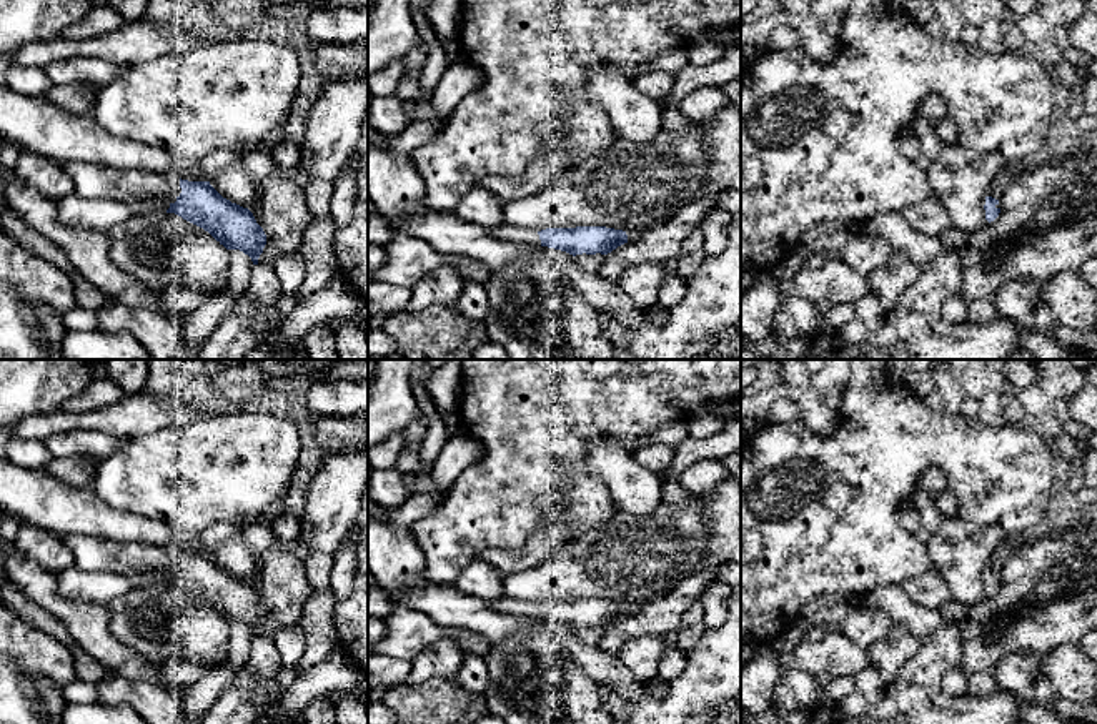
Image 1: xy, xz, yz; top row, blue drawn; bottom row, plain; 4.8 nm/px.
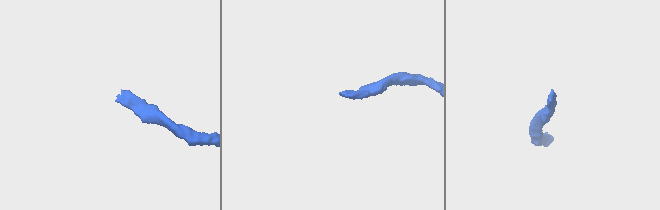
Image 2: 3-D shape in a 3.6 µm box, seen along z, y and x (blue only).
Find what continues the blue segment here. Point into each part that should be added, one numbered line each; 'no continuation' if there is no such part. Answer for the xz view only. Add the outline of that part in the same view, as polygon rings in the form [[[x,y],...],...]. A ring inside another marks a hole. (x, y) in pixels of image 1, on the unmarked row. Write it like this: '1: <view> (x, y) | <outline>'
1: xz (510, 606) | [[[503,596],[486,604],[491,611],[499,614],[518,616],[523,619],[541,619],[538,603],[533,601],[518,601],[514,598]]]

